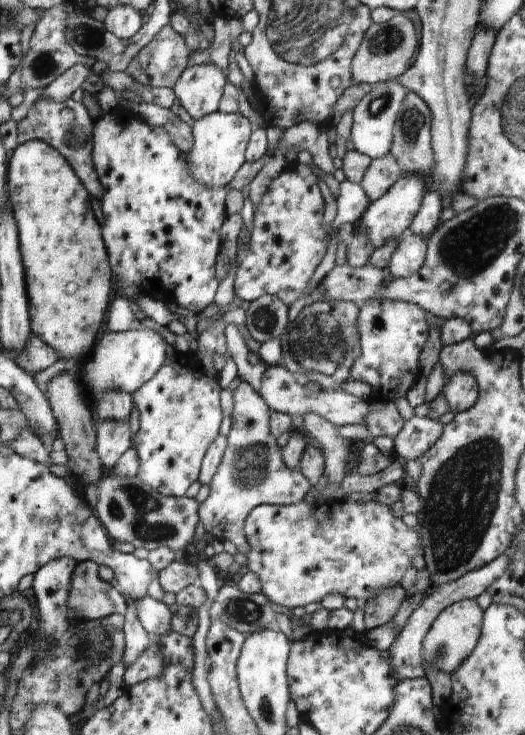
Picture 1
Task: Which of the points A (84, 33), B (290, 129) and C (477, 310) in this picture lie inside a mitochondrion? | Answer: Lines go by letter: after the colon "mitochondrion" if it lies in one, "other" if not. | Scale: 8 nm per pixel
A: mitochondrion
B: other
C: other

